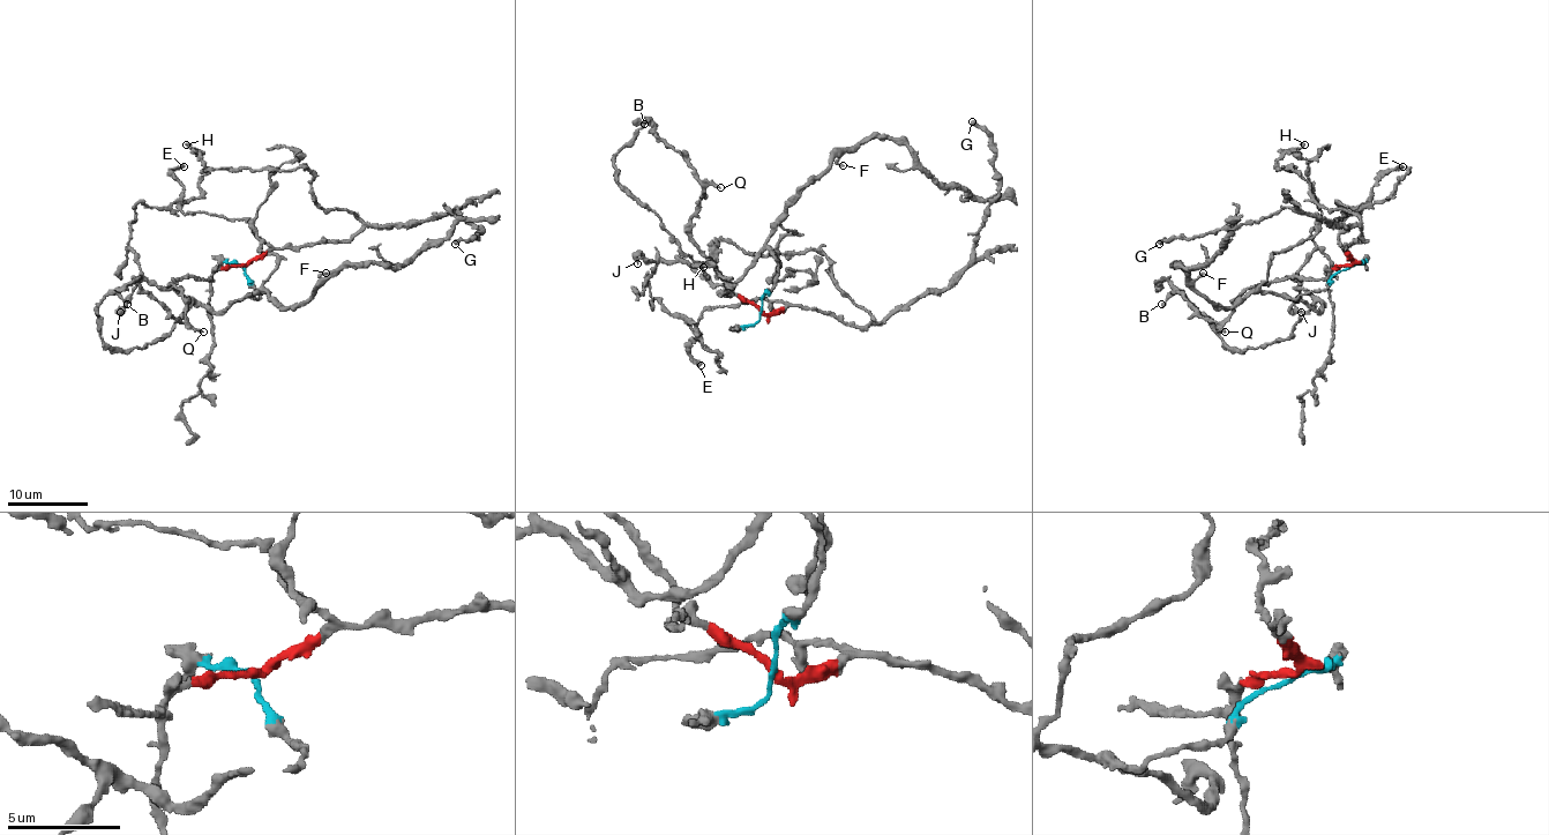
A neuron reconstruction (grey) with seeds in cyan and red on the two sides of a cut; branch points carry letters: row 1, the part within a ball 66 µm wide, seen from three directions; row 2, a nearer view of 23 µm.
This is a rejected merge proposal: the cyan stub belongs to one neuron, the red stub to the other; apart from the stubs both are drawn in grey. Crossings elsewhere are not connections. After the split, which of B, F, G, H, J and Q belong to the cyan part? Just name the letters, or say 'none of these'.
B, F, J

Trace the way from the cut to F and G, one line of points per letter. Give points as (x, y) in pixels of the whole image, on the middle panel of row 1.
F: (761, 312), (761, 299), (775, 283), (777, 261), (766, 244), (771, 225), (835, 157), (843, 165)
G: (761, 312), (777, 313), (788, 305), (875, 326), (938, 293), (965, 266), (997, 193), (993, 141), (971, 121)

